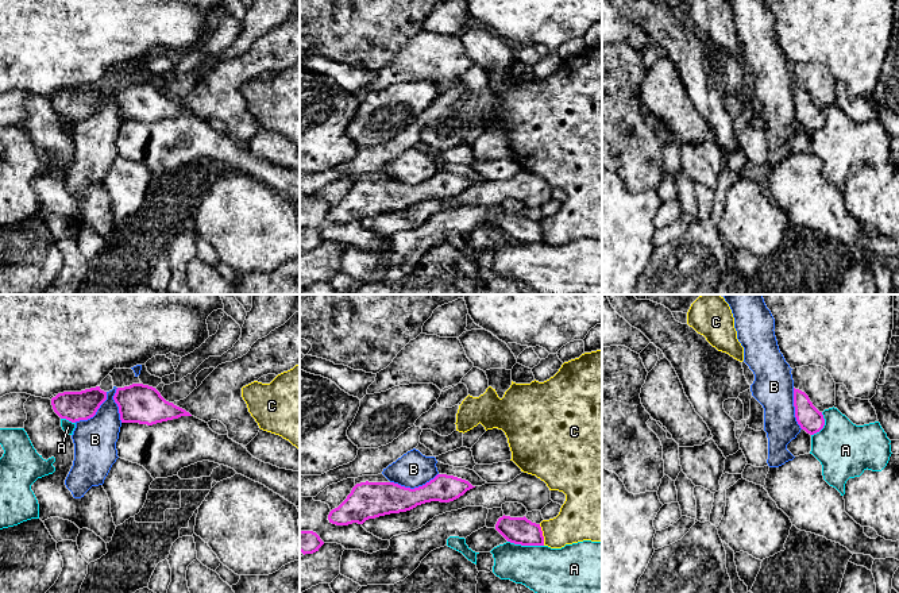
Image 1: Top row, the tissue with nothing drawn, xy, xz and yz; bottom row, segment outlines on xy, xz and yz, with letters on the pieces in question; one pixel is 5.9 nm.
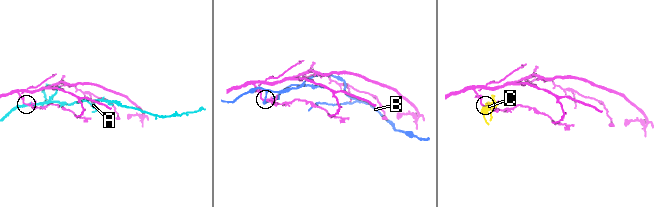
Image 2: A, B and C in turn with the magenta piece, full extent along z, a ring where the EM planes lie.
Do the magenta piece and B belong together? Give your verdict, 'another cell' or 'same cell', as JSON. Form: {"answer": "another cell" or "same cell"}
{"answer": "another cell"}

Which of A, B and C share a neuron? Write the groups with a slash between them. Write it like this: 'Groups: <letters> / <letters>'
Groups: A / B / C

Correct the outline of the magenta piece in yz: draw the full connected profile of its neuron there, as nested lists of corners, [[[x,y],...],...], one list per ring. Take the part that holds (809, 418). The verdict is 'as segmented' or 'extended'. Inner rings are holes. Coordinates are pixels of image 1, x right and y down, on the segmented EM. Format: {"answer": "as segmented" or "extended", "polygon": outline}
{"answer": "as segmented", "polygon": [[[794,388],[794,407],[795,407],[795,417],[802,430],[807,434],[814,435],[819,432],[825,426],[825,419],[822,412],[819,412],[809,396]]]}

